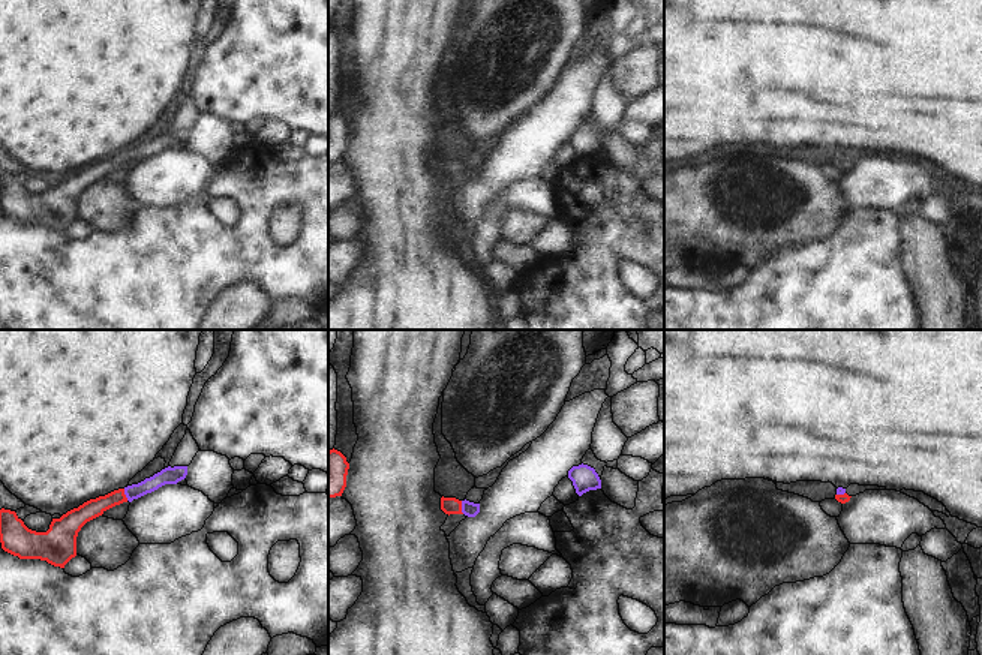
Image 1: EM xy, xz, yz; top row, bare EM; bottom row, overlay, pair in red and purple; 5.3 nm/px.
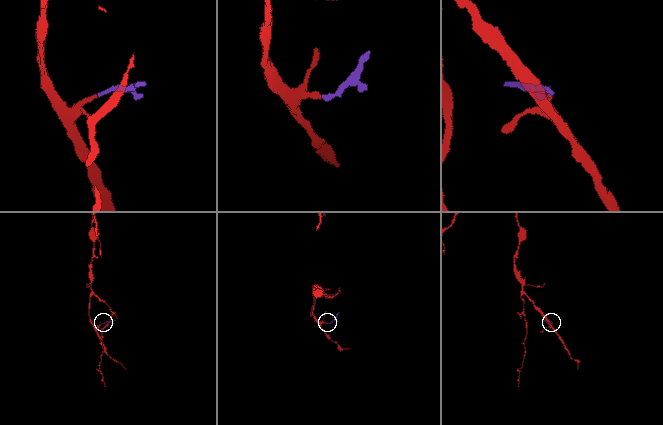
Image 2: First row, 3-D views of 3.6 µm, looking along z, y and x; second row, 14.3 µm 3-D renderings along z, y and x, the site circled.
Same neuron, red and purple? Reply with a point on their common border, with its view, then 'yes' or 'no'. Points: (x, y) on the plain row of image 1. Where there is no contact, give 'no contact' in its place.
xz (461, 171) | yes

